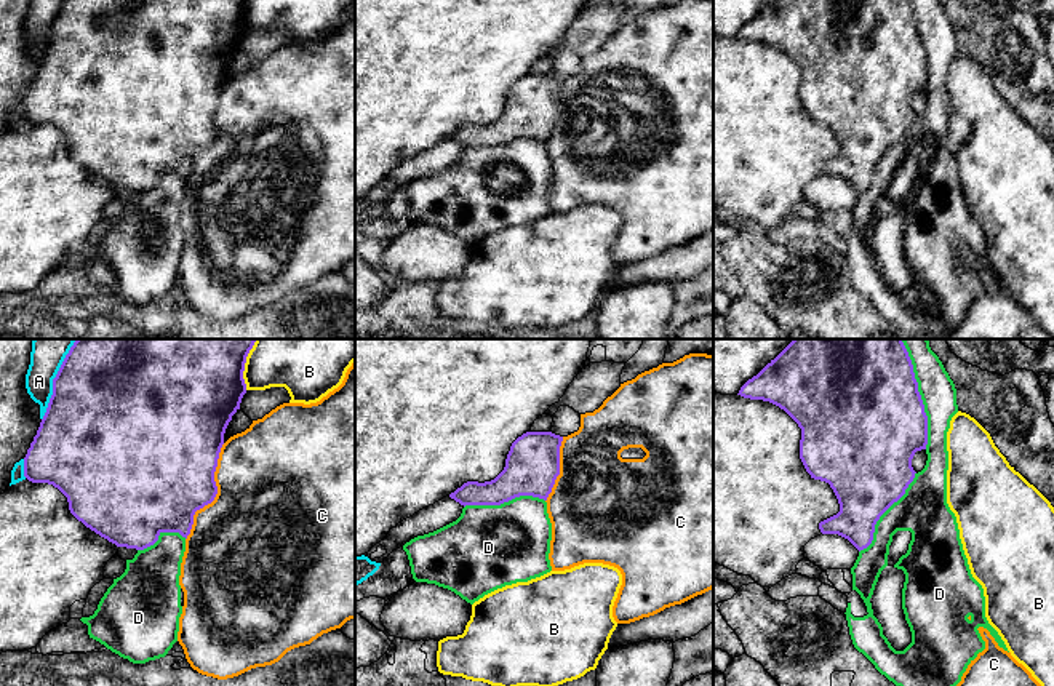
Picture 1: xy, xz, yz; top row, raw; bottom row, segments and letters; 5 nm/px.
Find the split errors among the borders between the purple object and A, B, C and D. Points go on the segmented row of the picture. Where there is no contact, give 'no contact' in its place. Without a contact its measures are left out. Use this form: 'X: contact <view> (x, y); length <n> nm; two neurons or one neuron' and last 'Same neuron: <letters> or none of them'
A: contact xy (53, 379); length 440 nm; two neurons
B: contact xy (243, 365); length 260 nm; two neurons
C: contact xy (216, 493); length 500 nm; two neurons
D: contact yz (918, 394); length 550 nm; two neurons
Same neuron: none of them

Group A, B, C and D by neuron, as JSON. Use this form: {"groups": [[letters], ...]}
{"groups": [["A"], ["B"], ["C"], ["D"]]}

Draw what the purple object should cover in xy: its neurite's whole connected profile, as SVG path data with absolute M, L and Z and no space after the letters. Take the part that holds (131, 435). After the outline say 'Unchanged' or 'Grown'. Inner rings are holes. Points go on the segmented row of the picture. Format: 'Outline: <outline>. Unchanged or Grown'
Outline: M77 339L53 379L46 413L24 457L24 477L32 483L58 488L67 497L70 513L117 547L144 550L154 545L162 532L179 532L187 539L195 512L211 504L218 494L214 472L226 429L246 393L243 371L254 342L256 339Z. Unchanged

